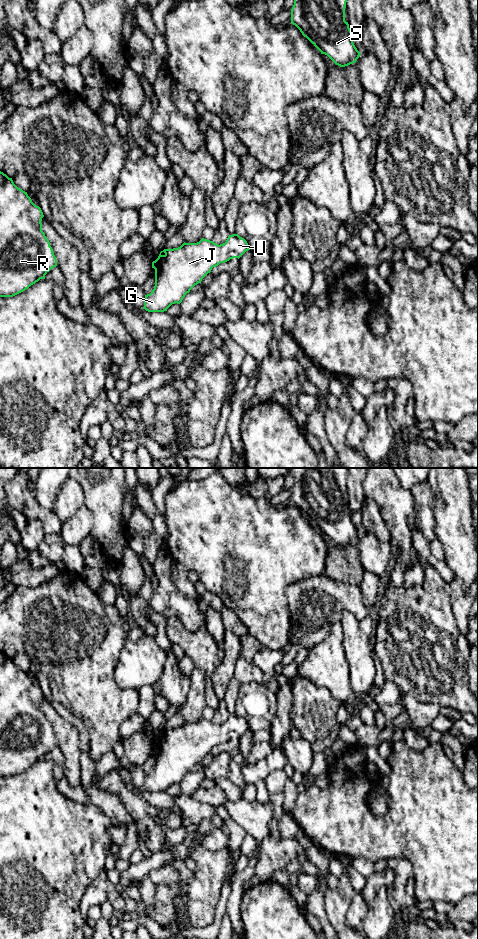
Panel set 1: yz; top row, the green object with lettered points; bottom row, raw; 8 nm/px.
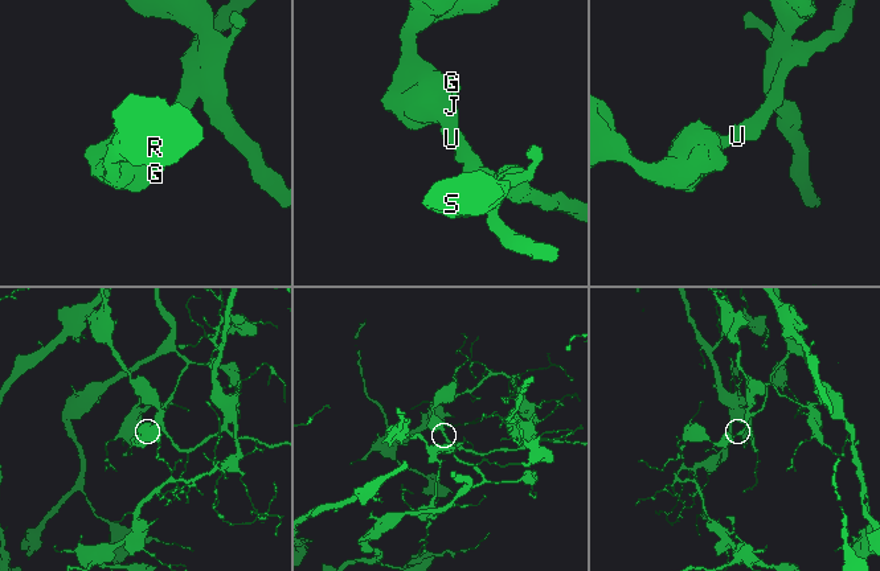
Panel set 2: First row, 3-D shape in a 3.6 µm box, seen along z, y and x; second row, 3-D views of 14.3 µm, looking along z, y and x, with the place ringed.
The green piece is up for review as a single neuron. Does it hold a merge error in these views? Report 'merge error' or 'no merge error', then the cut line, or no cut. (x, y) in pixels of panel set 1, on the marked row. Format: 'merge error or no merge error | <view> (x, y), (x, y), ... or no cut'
no merge error | no cut

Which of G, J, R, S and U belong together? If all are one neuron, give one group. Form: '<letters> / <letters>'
G J R S U

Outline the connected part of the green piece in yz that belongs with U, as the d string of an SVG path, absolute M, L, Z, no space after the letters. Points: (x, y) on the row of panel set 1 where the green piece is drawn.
M238 234L229 235L226 242L220 245L202 238L197 243L184 242L178 248L164 249L152 262L152 268L155 269L155 286L150 294L145 295L143 309L148 312L164 312L172 304L180 304L185 295L201 283L213 267L233 258L239 259L248 250L250 249L247 241Z

